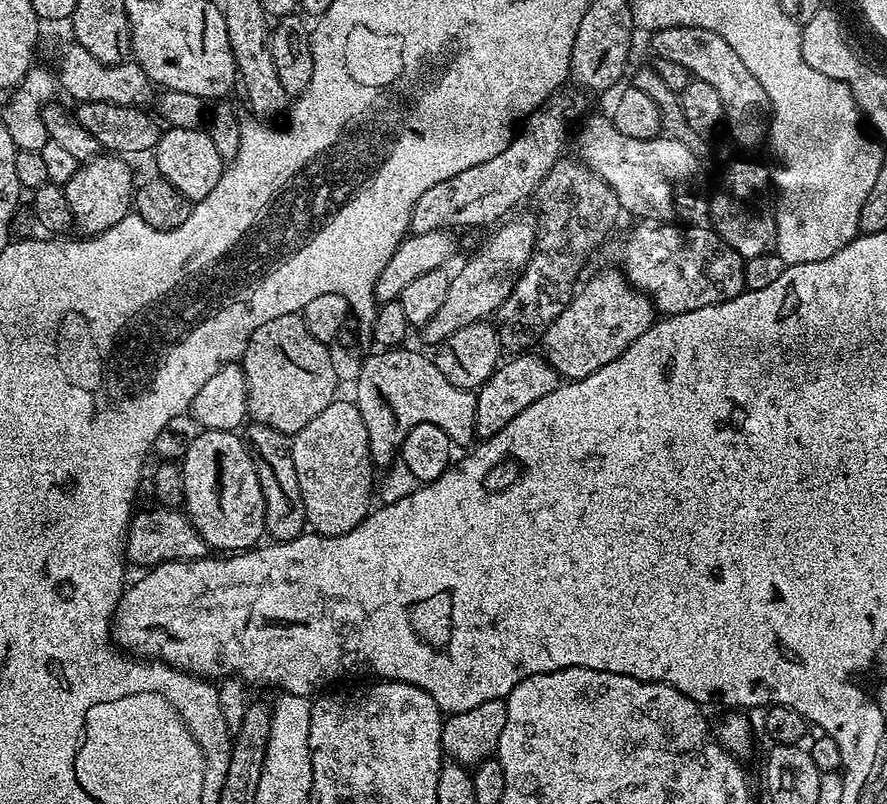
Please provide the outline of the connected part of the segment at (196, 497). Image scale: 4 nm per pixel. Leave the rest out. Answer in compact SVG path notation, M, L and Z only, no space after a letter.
M200 430L186 450L182 467L184 469L183 511L198 534L208 543L209 549L220 554L235 554L251 550L265 539L264 499L262 486L258 486L258 470L254 470L252 456L247 443L236 432L226 430Z

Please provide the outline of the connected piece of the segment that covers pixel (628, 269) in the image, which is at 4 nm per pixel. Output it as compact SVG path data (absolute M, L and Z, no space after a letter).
M636 222L632 229L624 236L624 241L620 244L620 261L618 267L623 272L625 278L640 292L644 293L652 301L652 307L657 313L664 316L673 316L674 314L686 314L690 310L702 310L702 306L714 306L727 300L732 300L745 291L744 287L744 257L734 251L728 243L721 238L711 227L705 226L685 226L680 222Z

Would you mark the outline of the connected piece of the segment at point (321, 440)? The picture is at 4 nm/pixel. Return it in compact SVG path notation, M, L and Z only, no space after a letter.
M351 399L333 400L322 414L306 422L306 426L291 437L291 442L307 527L321 536L341 536L354 530L374 508L374 465L366 422L362 422L356 403Z

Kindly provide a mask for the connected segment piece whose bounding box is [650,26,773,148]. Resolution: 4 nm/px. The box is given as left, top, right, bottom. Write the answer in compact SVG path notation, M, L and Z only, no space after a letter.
M670 26L666 30L651 33L652 48L661 60L678 62L695 79L710 82L718 90L723 123L728 124L728 132L744 148L756 148L765 143L770 132L773 117L770 98L762 90L762 82L750 74L750 70L734 54L734 46L728 45L726 38L714 34L714 30L702 30L698 26Z

